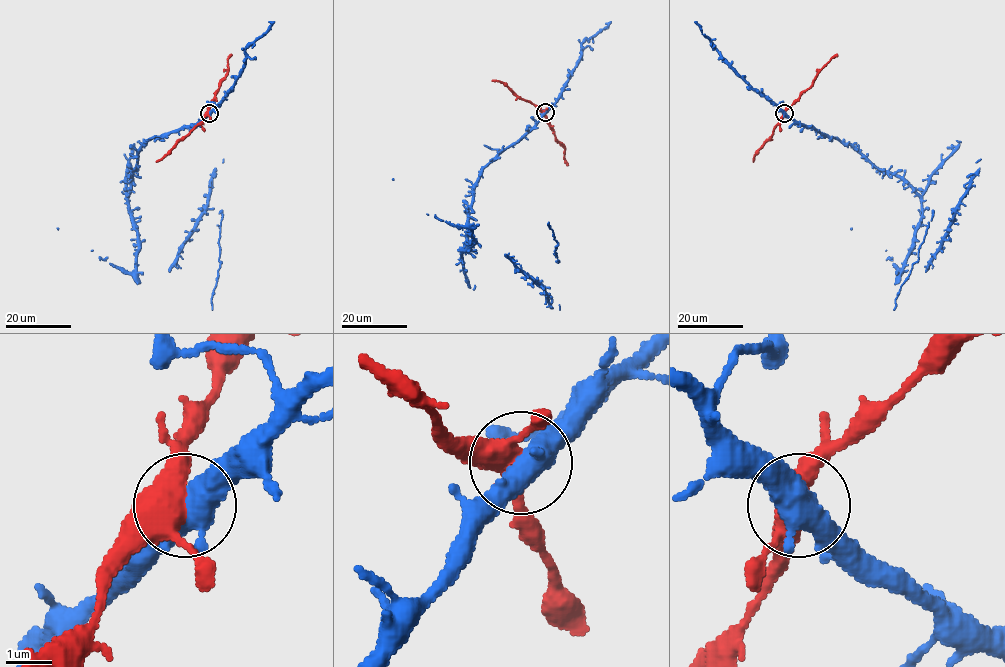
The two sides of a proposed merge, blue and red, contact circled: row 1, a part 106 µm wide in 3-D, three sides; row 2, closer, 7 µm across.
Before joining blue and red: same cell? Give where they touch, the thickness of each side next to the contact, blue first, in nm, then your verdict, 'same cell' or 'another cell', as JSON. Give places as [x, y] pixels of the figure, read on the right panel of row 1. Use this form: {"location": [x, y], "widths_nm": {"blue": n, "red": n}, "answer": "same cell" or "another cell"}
{"location": [784, 113], "widths_nm": {"blue": 550, "red": 440}, "answer": "another cell"}

